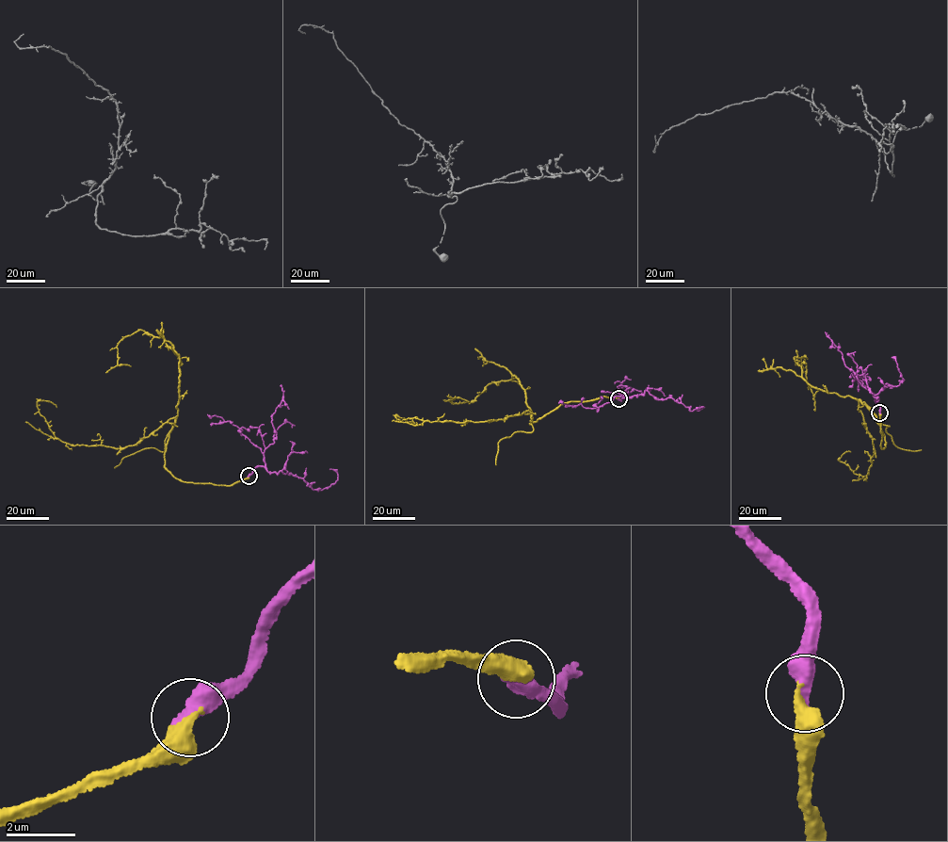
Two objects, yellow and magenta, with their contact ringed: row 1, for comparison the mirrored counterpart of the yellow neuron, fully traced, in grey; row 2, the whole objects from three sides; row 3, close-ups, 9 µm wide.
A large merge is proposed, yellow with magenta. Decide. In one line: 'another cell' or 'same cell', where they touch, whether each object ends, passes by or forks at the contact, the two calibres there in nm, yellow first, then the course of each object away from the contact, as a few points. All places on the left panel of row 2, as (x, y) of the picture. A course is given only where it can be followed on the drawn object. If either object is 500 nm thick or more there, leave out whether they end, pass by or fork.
same cell; place (249, 476); calibres 500 and 500 nm; course yellow (249, 476), (227, 485), (173, 476), (164, 457), (175, 417), (125, 447), (67, 444), (37, 402), (56, 407); course magenta (249, 476), (263, 466), (268, 472), (297, 476), (321, 490), (337, 479), (338, 473), (329, 469)

